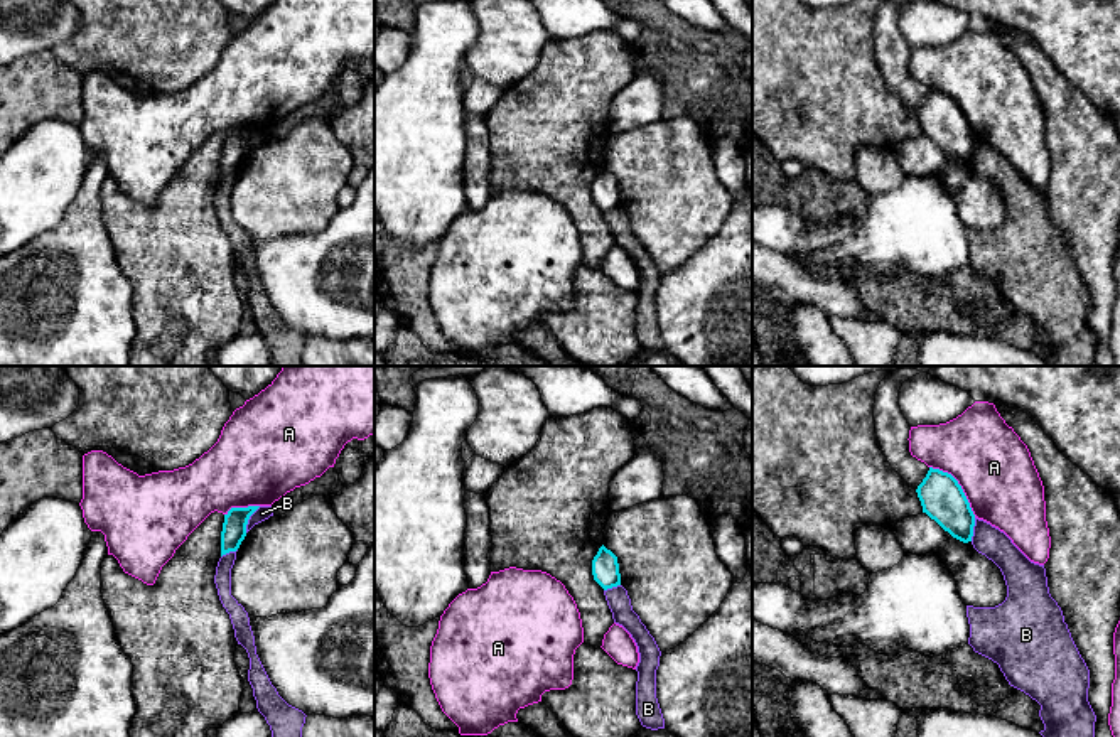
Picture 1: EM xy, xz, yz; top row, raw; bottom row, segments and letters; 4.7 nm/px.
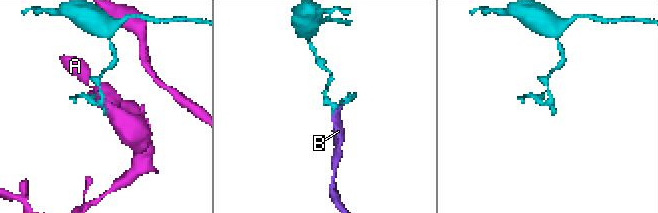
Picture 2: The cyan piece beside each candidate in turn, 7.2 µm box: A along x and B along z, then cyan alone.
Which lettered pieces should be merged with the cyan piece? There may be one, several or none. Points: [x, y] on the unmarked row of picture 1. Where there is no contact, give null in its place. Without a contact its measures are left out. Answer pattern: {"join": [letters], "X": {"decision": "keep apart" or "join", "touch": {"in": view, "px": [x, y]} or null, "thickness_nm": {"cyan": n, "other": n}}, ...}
{"join": [], "A": {"decision": "keep apart", "touch": {"in": "yz", "px": [960, 108]}, "thickness_nm": {"cyan": 200, "other": 360}}, "B": {"decision": "keep apart", "touch": {"in": "xy", "px": [248, 140]}, "thickness_nm": {"cyan": 110, "other": 70}}}

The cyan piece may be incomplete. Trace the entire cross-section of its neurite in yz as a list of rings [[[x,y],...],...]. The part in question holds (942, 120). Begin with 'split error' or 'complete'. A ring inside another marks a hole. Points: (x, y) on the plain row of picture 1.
complete; [[[929,89],[916,115],[923,135],[953,160],[963,165],[972,164],[975,137],[961,108],[951,96]]]

